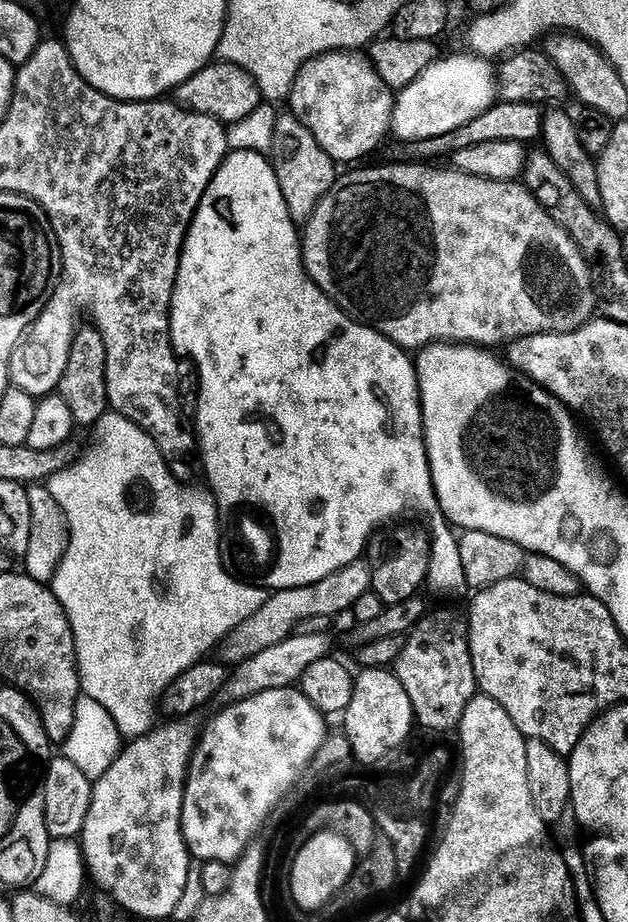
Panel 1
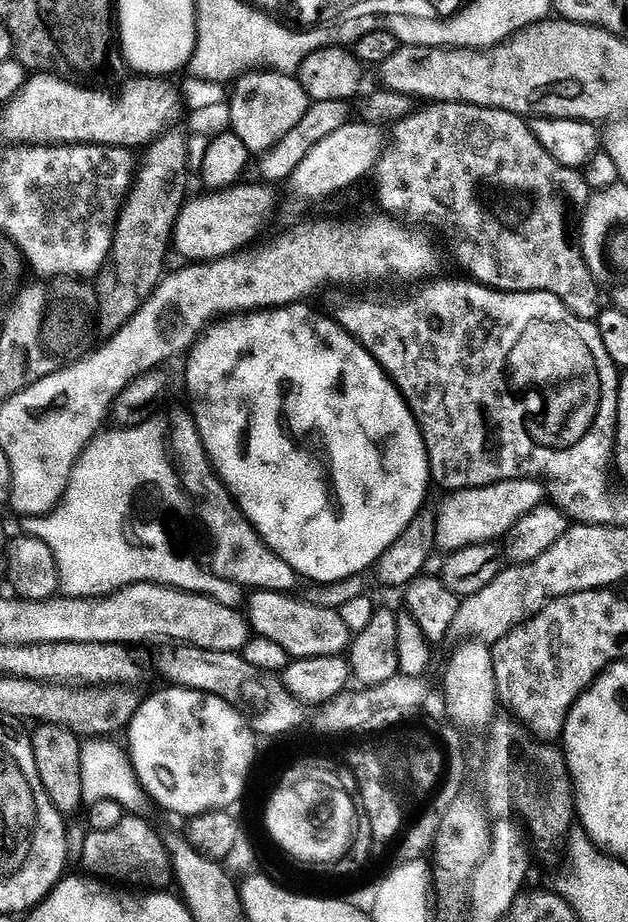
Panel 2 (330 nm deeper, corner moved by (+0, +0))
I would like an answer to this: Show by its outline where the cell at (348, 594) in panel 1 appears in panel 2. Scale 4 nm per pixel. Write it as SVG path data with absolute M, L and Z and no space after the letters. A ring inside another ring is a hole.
M539 479L507 480L481 488L467 488L445 495L436 515L436 545L444 554L462 550L475 544L491 544L507 537L508 531L531 517L540 503L545 503L544 485Z

